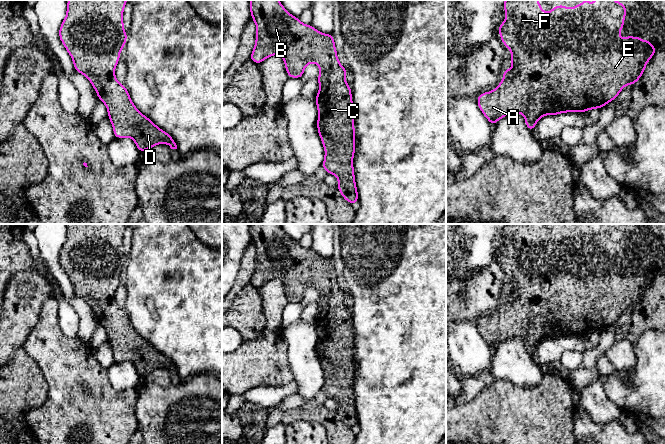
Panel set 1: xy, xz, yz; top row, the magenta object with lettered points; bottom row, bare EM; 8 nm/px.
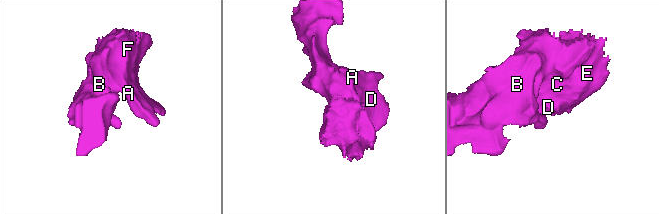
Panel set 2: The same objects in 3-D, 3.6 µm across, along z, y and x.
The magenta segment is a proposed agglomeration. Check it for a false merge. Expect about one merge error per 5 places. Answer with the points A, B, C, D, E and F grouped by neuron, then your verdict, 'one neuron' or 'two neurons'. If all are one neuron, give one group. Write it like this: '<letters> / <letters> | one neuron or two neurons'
A B C D E F | one neuron

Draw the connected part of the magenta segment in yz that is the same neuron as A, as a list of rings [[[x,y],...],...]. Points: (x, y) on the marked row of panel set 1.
[[[505,0],[502,1],[505,9],[505,21],[499,25],[498,32],[501,36],[502,43],[511,51],[512,57],[508,59],[513,67],[509,70],[503,70],[503,79],[499,85],[490,92],[484,92],[477,97],[477,104],[483,115],[487,118],[491,125],[497,123],[501,118],[521,113],[524,116],[527,128],[532,131],[540,118],[545,115],[558,115],[561,113],[578,112],[592,110],[594,108],[601,109],[610,101],[615,100],[621,90],[628,84],[634,85],[643,75],[647,62],[651,60],[658,48],[653,47],[651,41],[644,41],[639,36],[634,38],[627,35],[625,39],[620,38],[620,30],[624,28],[624,18],[627,16],[625,11],[627,5],[620,4],[618,0],[595,0],[592,4],[588,0],[584,0],[582,4],[576,4],[574,8],[565,7],[560,4],[557,7],[552,7],[550,12],[544,12],[539,4],[539,0]]]

